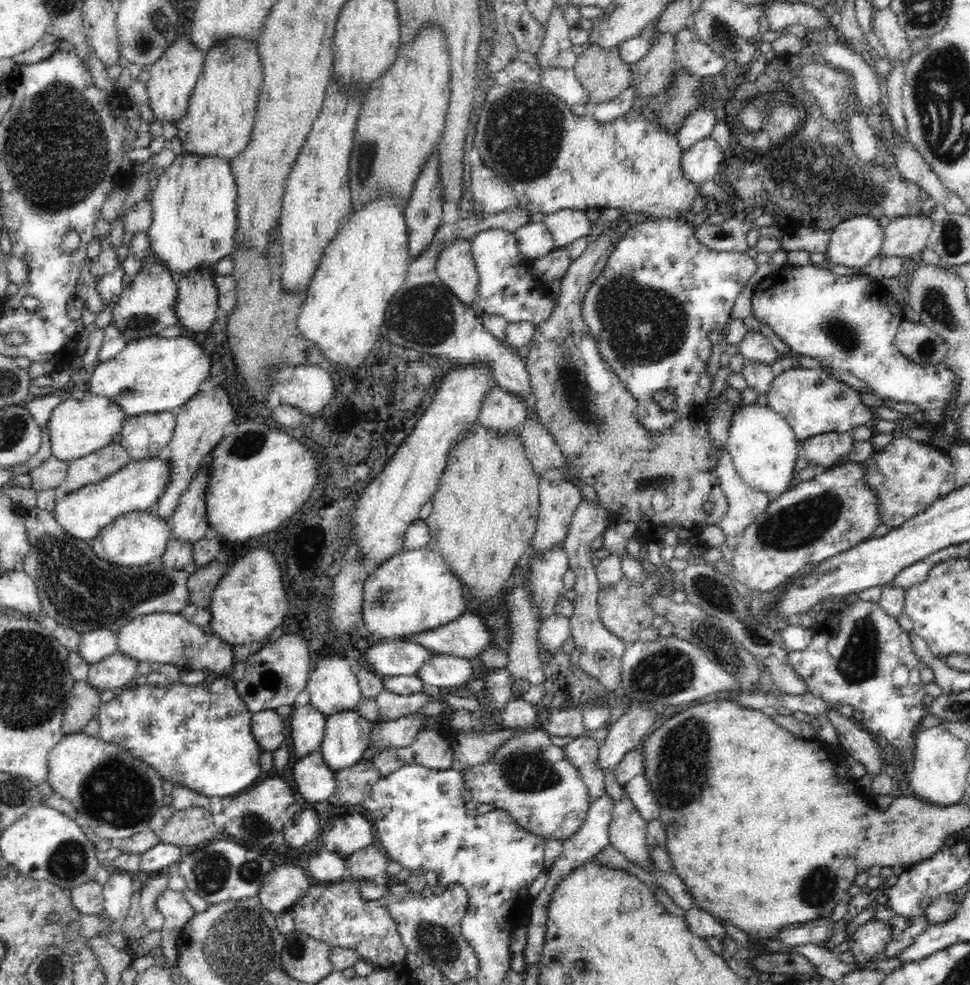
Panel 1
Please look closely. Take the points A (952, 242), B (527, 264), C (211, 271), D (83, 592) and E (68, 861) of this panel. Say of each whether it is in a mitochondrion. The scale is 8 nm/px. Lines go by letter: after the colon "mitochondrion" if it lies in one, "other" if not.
A: mitochondrion
B: other
C: other
D: mitochondrion
E: mitochondrion

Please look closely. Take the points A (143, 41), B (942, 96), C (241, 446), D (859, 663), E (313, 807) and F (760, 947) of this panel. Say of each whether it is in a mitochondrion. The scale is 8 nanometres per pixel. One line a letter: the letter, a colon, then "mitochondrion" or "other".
A: mitochondrion
B: mitochondrion
C: mitochondrion
D: mitochondrion
E: other
F: other

